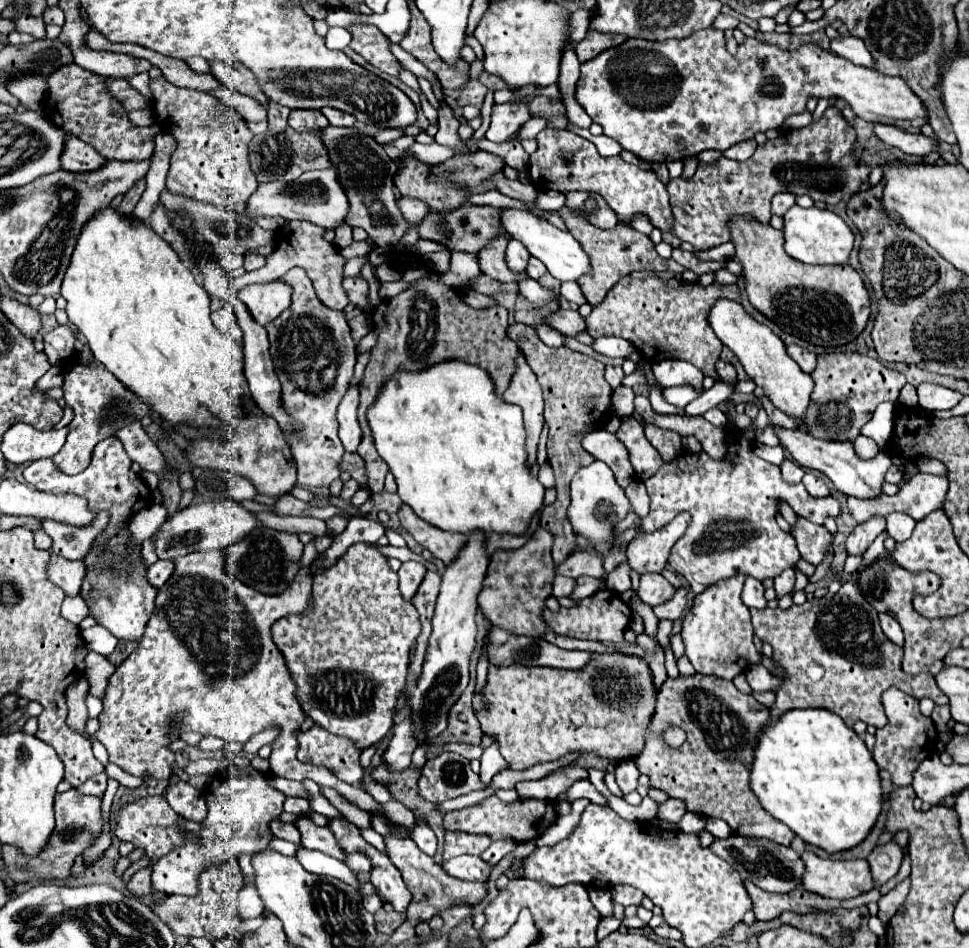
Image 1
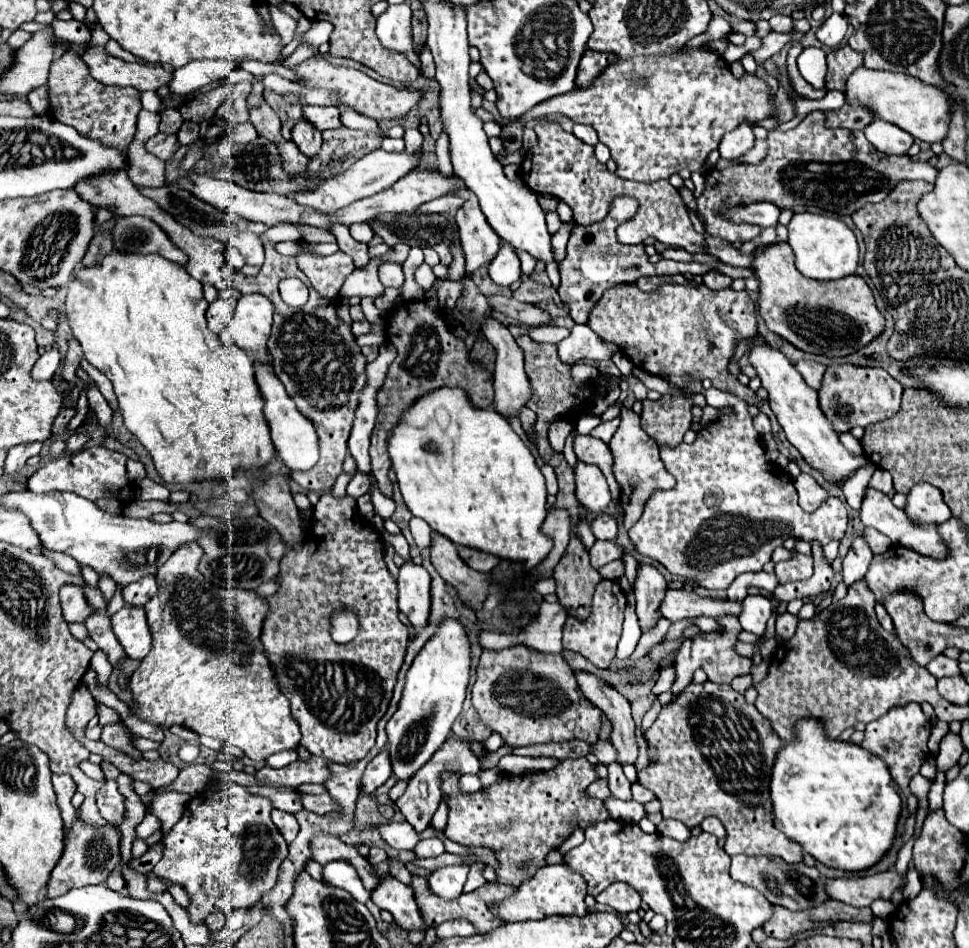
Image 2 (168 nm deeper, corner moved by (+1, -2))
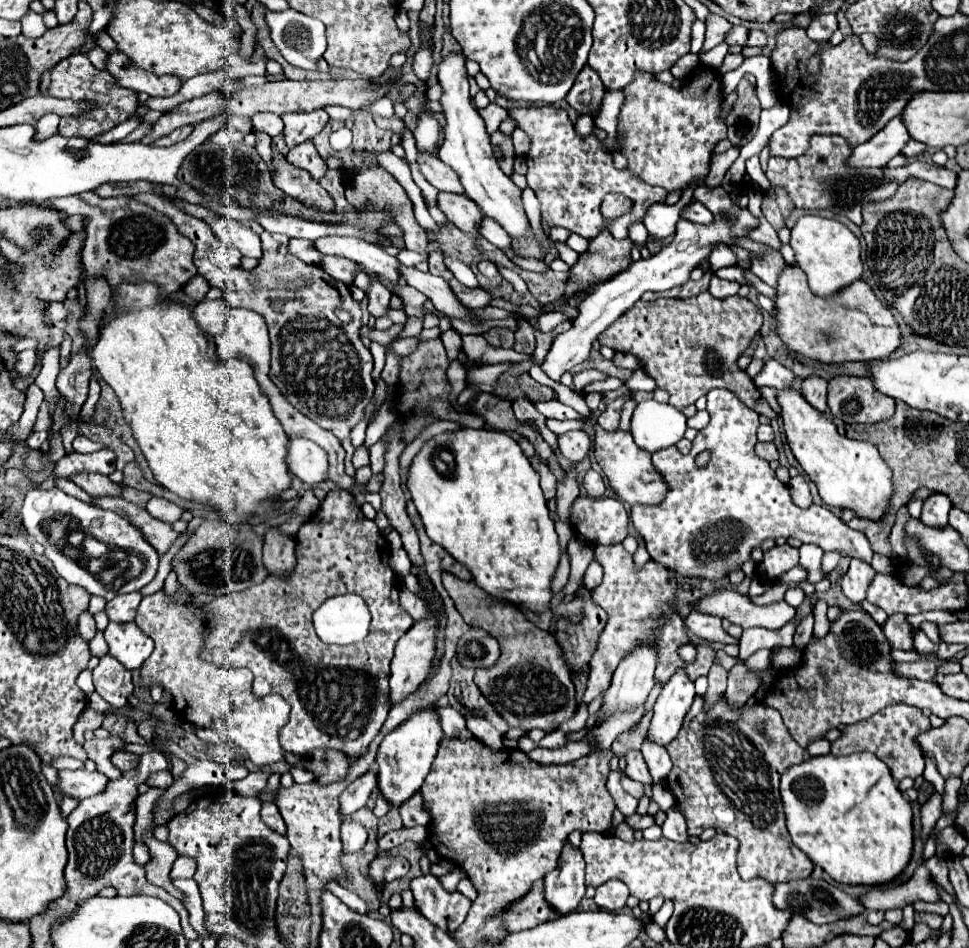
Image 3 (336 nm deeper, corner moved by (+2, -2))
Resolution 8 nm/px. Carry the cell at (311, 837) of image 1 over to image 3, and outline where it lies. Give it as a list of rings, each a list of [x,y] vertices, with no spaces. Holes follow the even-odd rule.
[[[377,856],[369,864],[369,880],[371,884],[387,886],[395,878],[401,878],[409,872],[409,862],[403,856]]]

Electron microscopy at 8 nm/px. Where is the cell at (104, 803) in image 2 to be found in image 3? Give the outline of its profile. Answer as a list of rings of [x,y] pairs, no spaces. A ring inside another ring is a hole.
[[[63,770],[59,772],[61,778],[61,790],[67,796],[73,796],[77,800],[83,800],[87,796],[97,796],[105,792],[105,786],[109,782],[107,776],[101,772],[87,772],[87,770]]]

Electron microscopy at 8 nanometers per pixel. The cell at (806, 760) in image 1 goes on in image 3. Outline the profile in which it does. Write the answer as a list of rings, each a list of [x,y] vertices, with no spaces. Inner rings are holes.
[[[855,752],[849,756],[811,756],[801,764],[789,766],[781,776],[781,800],[787,818],[787,830],[793,844],[803,850],[809,860],[821,866],[833,880],[845,884],[883,884],[903,872],[911,860],[913,828],[911,804],[895,786],[885,762],[871,752]],[[841,814],[841,828],[835,818]]]

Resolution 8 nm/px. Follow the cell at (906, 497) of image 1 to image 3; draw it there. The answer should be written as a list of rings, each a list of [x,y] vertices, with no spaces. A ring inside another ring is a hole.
[[[931,494],[929,498],[925,498],[923,502],[923,512],[921,512],[921,520],[927,526],[947,526],[947,516],[951,510],[951,502],[945,494]]]

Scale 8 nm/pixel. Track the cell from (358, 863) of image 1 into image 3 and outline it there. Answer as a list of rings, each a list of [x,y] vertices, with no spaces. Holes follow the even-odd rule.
[[[416,826],[413,828],[403,827],[399,830],[393,830],[393,832],[387,832],[383,838],[379,838],[377,844],[379,844],[379,850],[381,852],[387,852],[393,846],[399,846],[399,844],[403,844],[406,841],[423,844],[428,837],[428,828],[425,826]]]

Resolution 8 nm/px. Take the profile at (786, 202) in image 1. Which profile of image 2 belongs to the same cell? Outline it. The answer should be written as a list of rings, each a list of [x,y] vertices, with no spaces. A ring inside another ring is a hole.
[[[758,202],[750,204],[748,208],[734,208],[734,212],[728,212],[728,216],[738,224],[748,222],[748,224],[758,224],[760,228],[768,228],[778,222],[780,208],[770,202]]]

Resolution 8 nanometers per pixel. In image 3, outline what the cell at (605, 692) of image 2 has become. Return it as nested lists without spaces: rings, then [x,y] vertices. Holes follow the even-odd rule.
[[[629,750],[625,754],[625,760],[627,760],[627,768],[625,768],[625,774],[637,782],[643,782],[643,784],[651,784],[651,774],[647,770],[647,764],[645,764],[645,758],[641,754],[641,750]]]

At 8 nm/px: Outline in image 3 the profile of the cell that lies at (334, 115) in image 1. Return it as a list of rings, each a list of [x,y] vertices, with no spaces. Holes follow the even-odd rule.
[[[313,110],[307,114],[287,114],[285,122],[285,142],[289,148],[315,138],[325,124],[329,122],[329,114],[325,110]]]

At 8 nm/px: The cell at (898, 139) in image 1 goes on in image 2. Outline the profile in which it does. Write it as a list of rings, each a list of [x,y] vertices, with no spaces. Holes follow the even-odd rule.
[[[878,118],[870,126],[864,128],[864,134],[866,134],[868,142],[886,156],[906,154],[908,148],[914,144],[914,136],[910,136],[908,132],[900,130],[898,126],[878,120]]]

